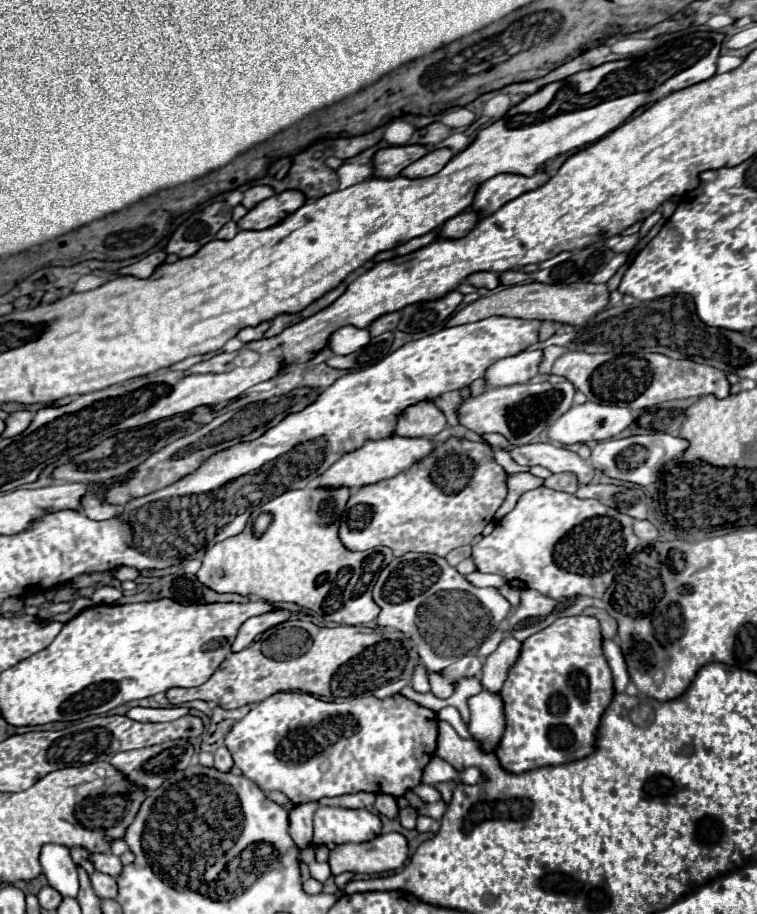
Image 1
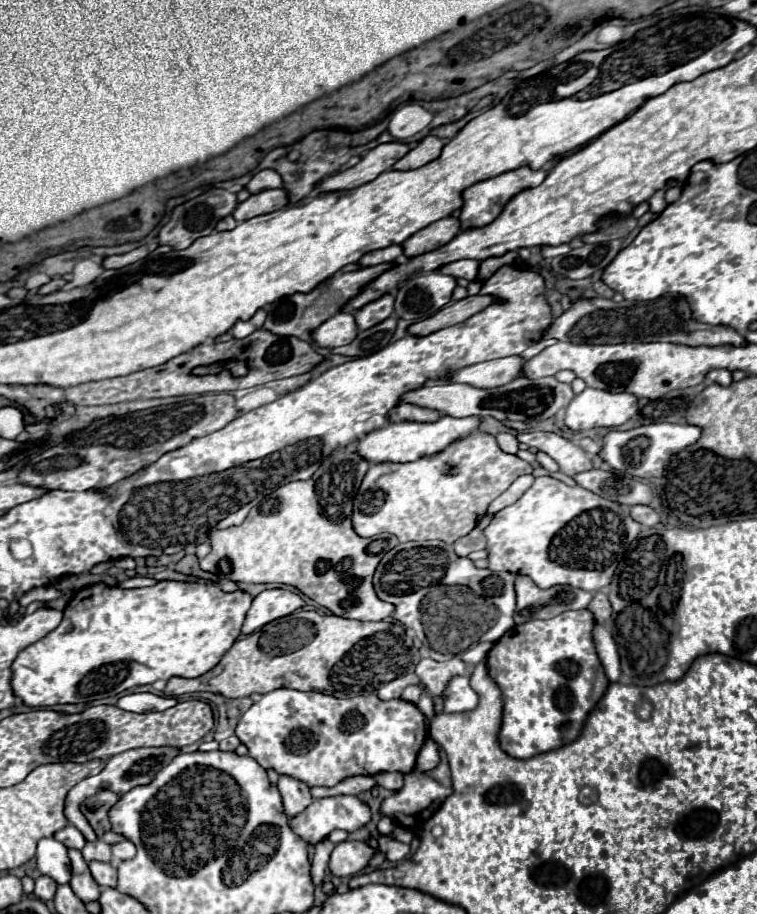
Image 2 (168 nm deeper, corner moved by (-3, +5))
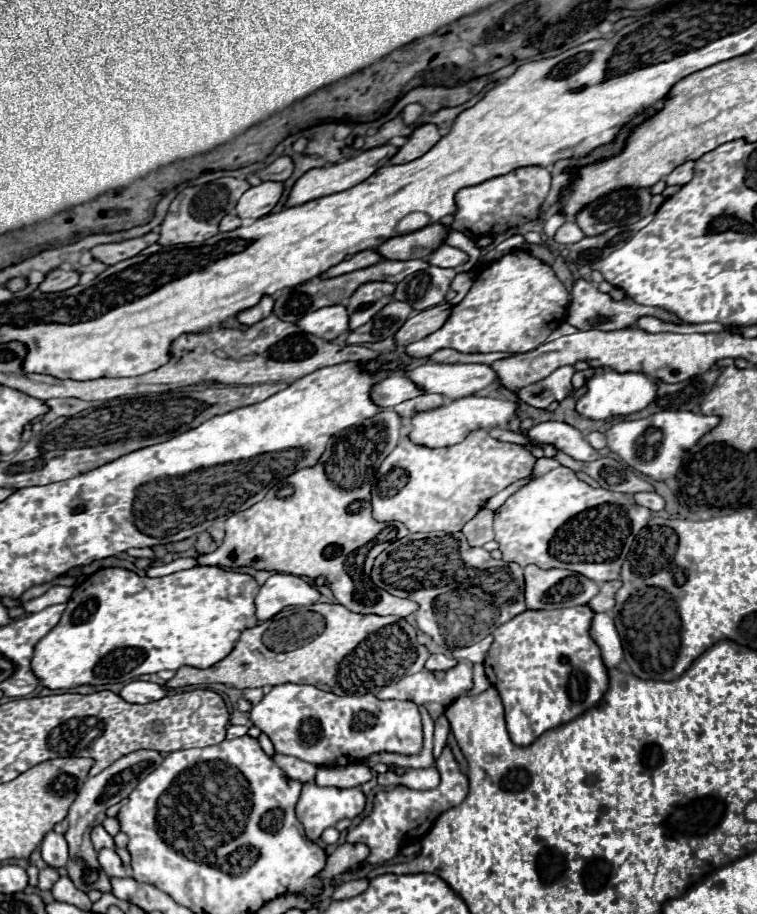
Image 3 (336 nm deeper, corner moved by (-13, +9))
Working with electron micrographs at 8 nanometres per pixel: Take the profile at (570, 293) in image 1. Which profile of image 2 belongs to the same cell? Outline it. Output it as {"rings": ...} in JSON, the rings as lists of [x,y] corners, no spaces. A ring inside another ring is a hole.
{"rings":[[[472,295],[472,297],[462,299],[462,301],[454,301],[454,303],[446,305],[444,309],[440,309],[436,315],[432,315],[432,317],[420,321],[420,323],[410,325],[410,333],[418,335],[418,337],[430,335],[430,333],[440,331],[444,327],[466,321],[468,317],[480,313],[482,309],[486,309],[492,303],[496,303],[496,299],[490,297],[490,295]]]}

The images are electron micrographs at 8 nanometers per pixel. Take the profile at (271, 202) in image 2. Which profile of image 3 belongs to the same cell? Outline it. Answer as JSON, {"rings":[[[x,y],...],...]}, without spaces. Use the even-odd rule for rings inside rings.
{"rings":[[[266,181],[266,183],[260,183],[256,187],[250,187],[238,201],[236,205],[236,215],[240,219],[246,219],[246,217],[252,217],[252,219],[260,219],[264,215],[268,215],[276,203],[280,201],[280,195],[282,195],[282,183],[272,183],[272,181]]]}

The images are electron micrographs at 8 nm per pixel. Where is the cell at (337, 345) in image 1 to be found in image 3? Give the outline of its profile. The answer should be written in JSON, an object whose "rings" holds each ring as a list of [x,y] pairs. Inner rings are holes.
{"rings":[[[330,305],[316,309],[314,313],[302,315],[296,325],[304,333],[312,333],[324,341],[336,339],[340,333],[348,331],[348,313],[344,305]]]}

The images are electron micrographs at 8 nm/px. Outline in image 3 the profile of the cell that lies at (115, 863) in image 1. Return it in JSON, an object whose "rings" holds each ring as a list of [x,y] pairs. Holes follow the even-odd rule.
{"rings":[[[96,825],[96,827],[92,829],[92,843],[94,843],[94,849],[96,849],[96,851],[100,851],[100,849],[104,849],[104,847],[114,847],[112,837],[106,833],[106,829],[104,829],[102,825]]]}

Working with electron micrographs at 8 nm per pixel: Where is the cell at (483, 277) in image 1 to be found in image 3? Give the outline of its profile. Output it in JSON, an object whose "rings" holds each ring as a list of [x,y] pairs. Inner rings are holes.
{"rings":[[[440,245],[438,249],[434,249],[434,253],[430,255],[428,259],[432,265],[436,267],[458,267],[462,263],[468,261],[468,255],[456,247],[450,247],[450,245]]]}

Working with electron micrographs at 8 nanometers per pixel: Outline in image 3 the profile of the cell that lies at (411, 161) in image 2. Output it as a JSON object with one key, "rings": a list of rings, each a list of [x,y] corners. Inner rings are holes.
{"rings":[[[426,123],[426,125],[420,125],[412,131],[412,135],[408,137],[406,145],[402,145],[398,149],[398,153],[390,159],[390,163],[408,163],[412,159],[418,159],[420,155],[424,155],[428,149],[432,149],[438,141],[440,141],[440,131],[436,125],[432,123]]]}

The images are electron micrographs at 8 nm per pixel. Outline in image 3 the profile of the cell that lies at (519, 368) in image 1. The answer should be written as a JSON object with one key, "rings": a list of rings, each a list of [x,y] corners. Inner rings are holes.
{"rings":[[[426,363],[412,371],[402,371],[404,377],[414,381],[424,393],[440,393],[448,399],[474,395],[486,385],[496,381],[490,365],[444,365]]]}

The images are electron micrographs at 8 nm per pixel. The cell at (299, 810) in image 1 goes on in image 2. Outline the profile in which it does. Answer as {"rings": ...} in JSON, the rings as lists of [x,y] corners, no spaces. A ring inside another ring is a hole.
{"rings":[[[280,775],[278,779],[278,791],[282,795],[282,801],[284,801],[284,813],[288,819],[300,815],[314,799],[310,795],[310,789],[298,781],[298,779],[292,779],[288,775]]]}

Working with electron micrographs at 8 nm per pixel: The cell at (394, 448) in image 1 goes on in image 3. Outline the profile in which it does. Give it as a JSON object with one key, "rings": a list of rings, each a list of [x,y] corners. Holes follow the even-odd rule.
{"rings":[[[462,397],[462,399],[454,399],[448,405],[442,405],[434,411],[426,411],[426,413],[418,413],[412,417],[412,425],[414,429],[410,431],[410,439],[414,443],[426,445],[426,447],[446,447],[446,445],[456,445],[460,443],[470,431],[476,429],[492,429],[492,427],[504,427],[518,411],[518,403],[516,401],[508,401],[508,399],[496,399],[496,397]]]}

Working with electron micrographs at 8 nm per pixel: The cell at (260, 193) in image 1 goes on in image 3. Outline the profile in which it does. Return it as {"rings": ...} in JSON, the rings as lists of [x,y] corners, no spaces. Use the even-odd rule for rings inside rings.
{"rings":[[[284,155],[284,157],[278,157],[274,163],[270,163],[268,167],[260,169],[258,177],[262,181],[286,181],[292,175],[292,169],[294,169],[292,157]]]}

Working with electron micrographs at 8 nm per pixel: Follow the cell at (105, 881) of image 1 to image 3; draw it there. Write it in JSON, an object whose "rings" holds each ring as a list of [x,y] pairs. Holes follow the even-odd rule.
{"rings":[[[102,849],[98,853],[98,861],[100,861],[100,865],[108,877],[124,877],[126,875],[124,865],[122,865],[122,861],[114,849]]]}

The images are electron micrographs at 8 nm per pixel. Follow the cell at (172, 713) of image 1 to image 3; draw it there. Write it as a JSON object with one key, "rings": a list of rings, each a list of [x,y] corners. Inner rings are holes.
{"rings":[[[130,681],[128,685],[122,687],[120,697],[126,699],[128,703],[150,703],[156,699],[162,699],[166,695],[166,691],[150,681]]]}

